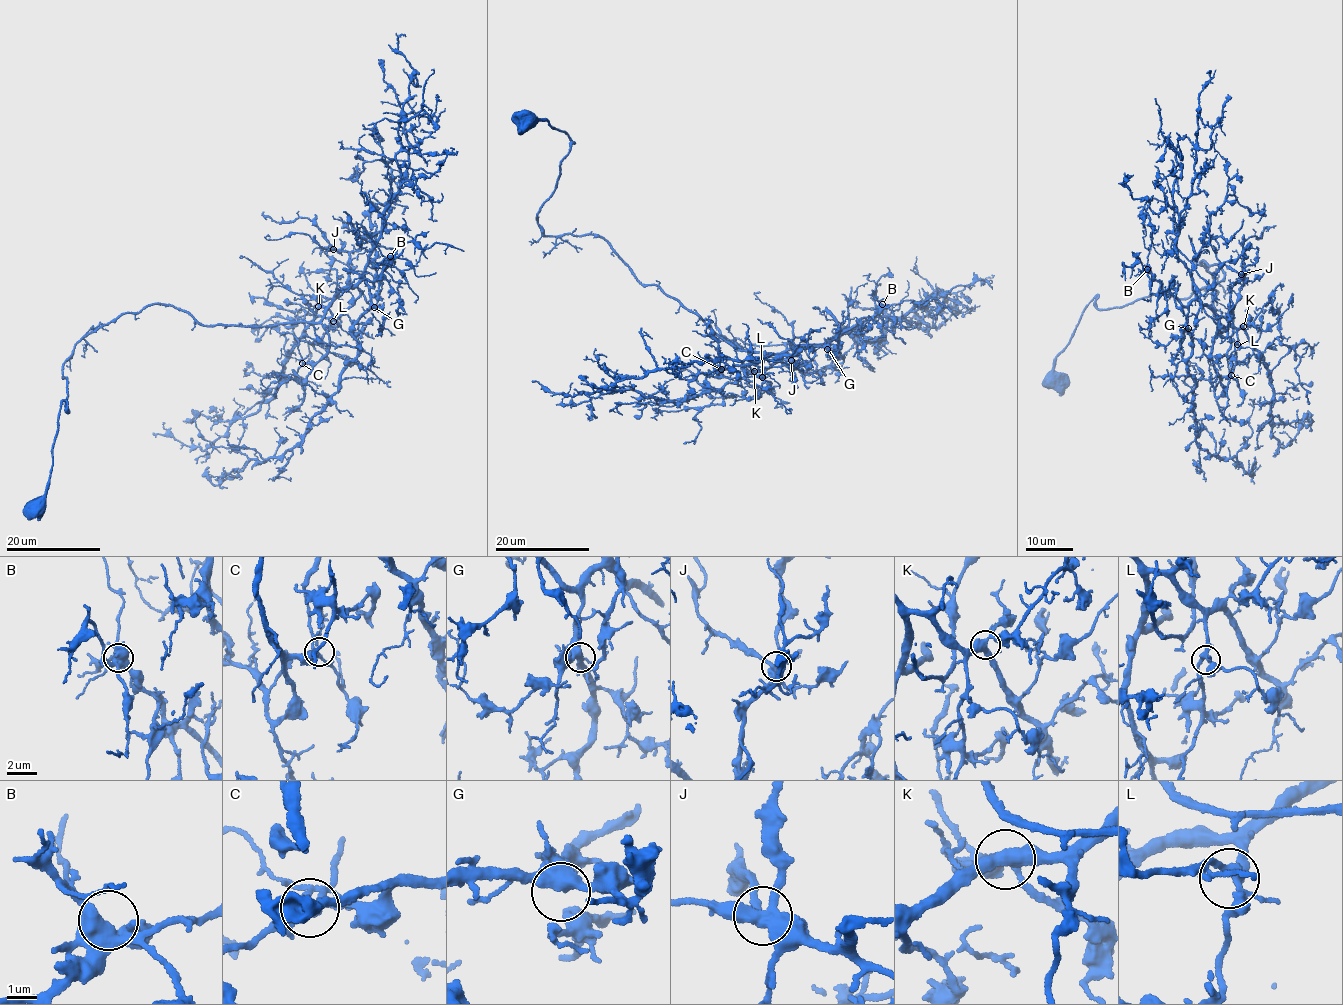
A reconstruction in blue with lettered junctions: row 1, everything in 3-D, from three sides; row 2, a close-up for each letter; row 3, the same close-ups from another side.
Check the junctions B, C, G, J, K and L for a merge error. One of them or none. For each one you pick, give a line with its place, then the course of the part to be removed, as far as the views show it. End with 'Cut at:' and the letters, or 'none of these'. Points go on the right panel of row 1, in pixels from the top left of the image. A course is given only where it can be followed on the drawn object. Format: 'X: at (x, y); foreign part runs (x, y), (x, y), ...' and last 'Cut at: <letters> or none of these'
Cut at: none of these

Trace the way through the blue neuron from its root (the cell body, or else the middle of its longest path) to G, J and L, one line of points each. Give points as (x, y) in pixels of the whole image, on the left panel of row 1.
G: (36, 508), (70, 410), (64, 364), (108, 322), (163, 303), (209, 325), (316, 323), (363, 280), (374, 307)
J: (36, 508), (70, 410), (62, 369), (84, 337), (163, 303), (209, 325), (316, 323), (348, 279), (333, 249)
L: (36, 508), (70, 410), (62, 369), (89, 334), (163, 303), (262, 326), (316, 323), (335, 297), (333, 321)

